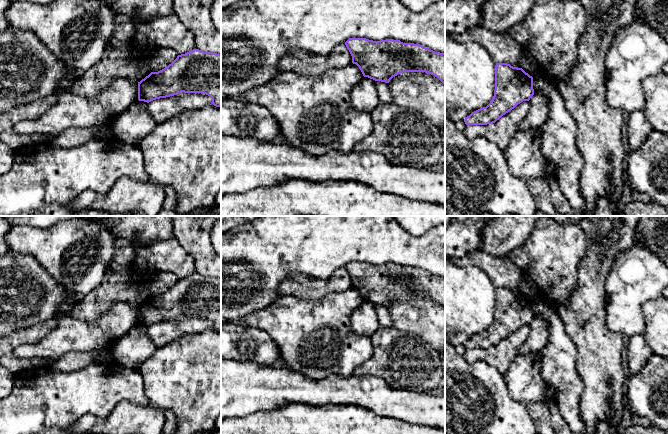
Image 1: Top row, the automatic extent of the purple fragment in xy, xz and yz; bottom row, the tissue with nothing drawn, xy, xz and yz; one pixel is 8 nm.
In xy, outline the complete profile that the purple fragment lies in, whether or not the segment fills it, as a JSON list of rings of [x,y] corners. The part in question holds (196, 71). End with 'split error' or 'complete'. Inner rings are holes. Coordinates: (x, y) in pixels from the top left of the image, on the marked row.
[[[193,49],[178,55],[167,67],[151,72],[138,82],[138,100],[147,103],[181,92],[206,94],[212,98],[214,106],[221,108],[221,54]]]; complete

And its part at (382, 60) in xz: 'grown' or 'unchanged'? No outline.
unchanged

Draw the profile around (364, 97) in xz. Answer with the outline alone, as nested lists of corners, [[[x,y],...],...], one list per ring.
[[[363,77],[351,91],[351,105],[358,111],[372,112],[380,103],[373,79]]]

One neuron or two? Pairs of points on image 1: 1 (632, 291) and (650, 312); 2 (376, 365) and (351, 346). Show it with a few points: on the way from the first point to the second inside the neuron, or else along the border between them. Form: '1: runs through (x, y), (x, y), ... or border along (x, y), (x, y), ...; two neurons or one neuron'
1: border along (657, 297), (648, 300), (642, 308), (644, 329); two neurons
2: border along (370, 336), (373, 354), (359, 364), (352, 374); two neurons

